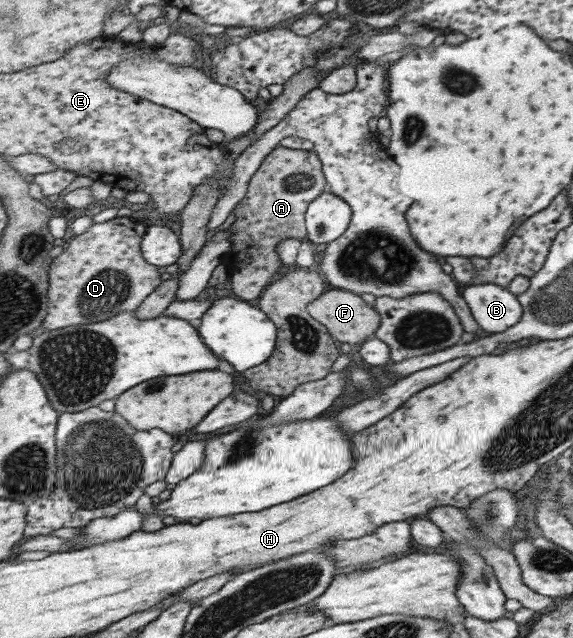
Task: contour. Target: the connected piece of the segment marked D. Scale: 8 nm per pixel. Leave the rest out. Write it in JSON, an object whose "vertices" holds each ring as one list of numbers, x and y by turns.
{"vertices":[[114,217,111,221,94,223,94,226,80,236,71,240,64,252,54,258,49,276,48,314,43,327,58,330,71,326,86,326,104,322,121,312,134,311,142,306,142,302,162,284,160,268,143,255,143,240,149,226,143,221,130,217]]}

